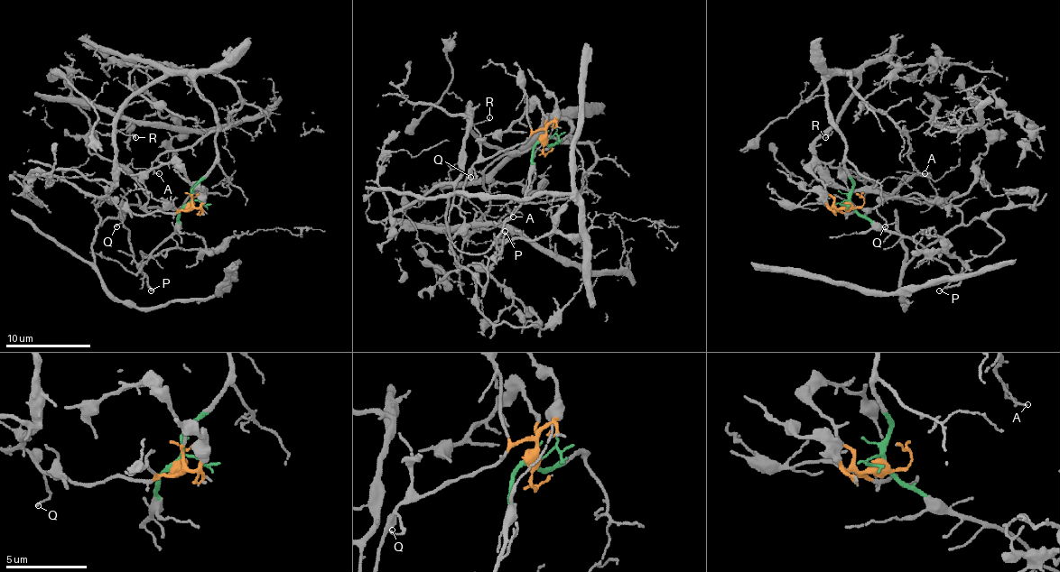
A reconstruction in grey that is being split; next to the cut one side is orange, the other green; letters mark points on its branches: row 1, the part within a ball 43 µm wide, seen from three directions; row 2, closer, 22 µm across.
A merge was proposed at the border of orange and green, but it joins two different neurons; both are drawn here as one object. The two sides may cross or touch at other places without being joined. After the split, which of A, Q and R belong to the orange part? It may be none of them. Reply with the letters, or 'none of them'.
Q

